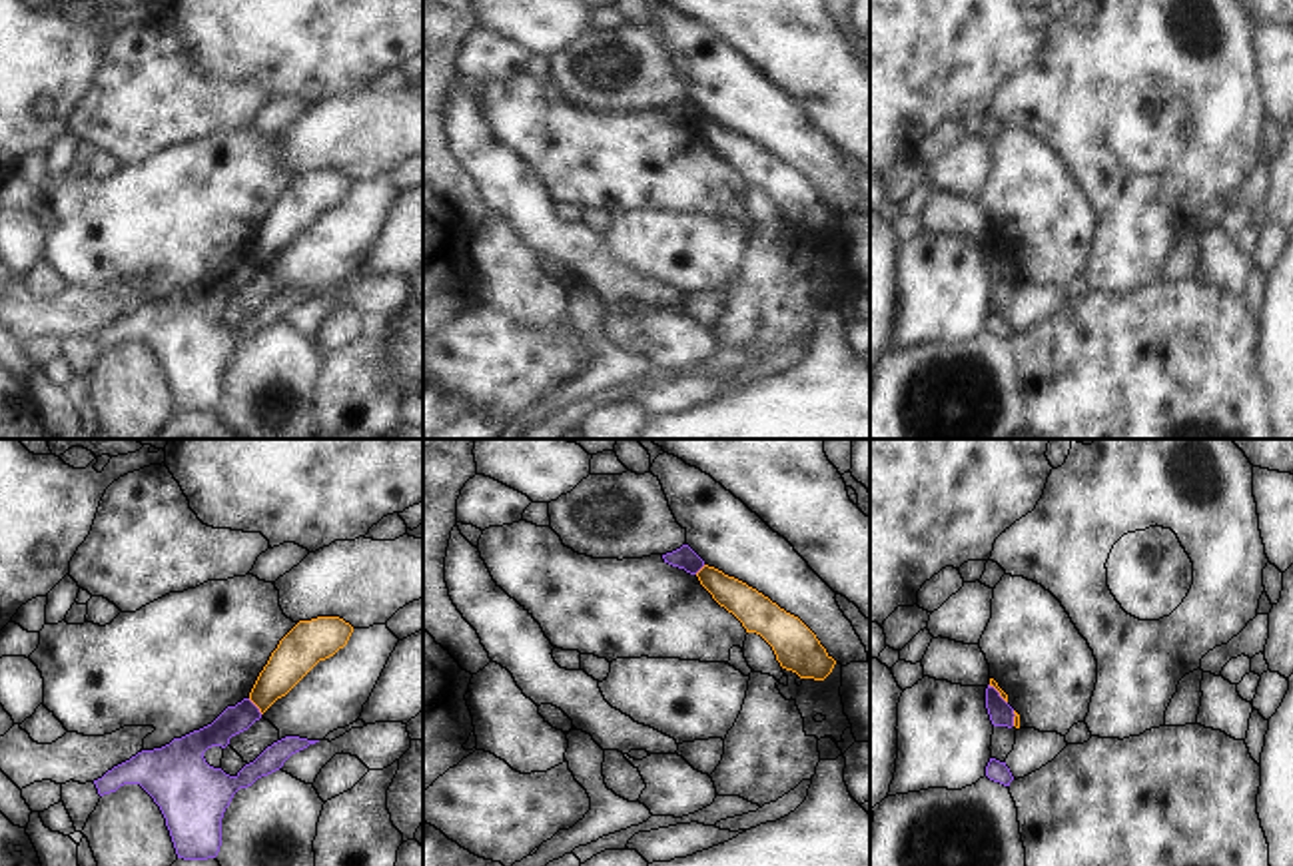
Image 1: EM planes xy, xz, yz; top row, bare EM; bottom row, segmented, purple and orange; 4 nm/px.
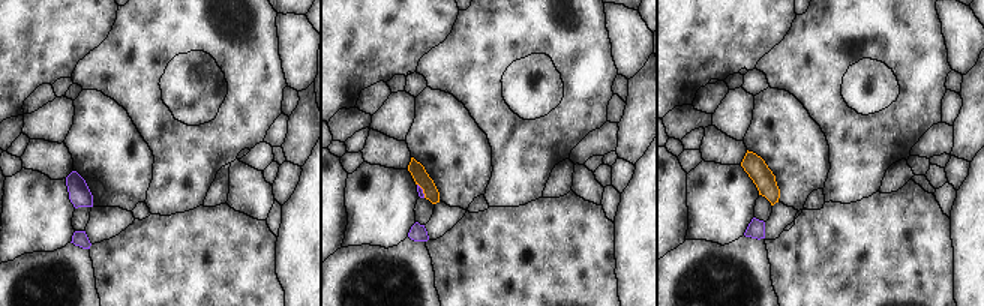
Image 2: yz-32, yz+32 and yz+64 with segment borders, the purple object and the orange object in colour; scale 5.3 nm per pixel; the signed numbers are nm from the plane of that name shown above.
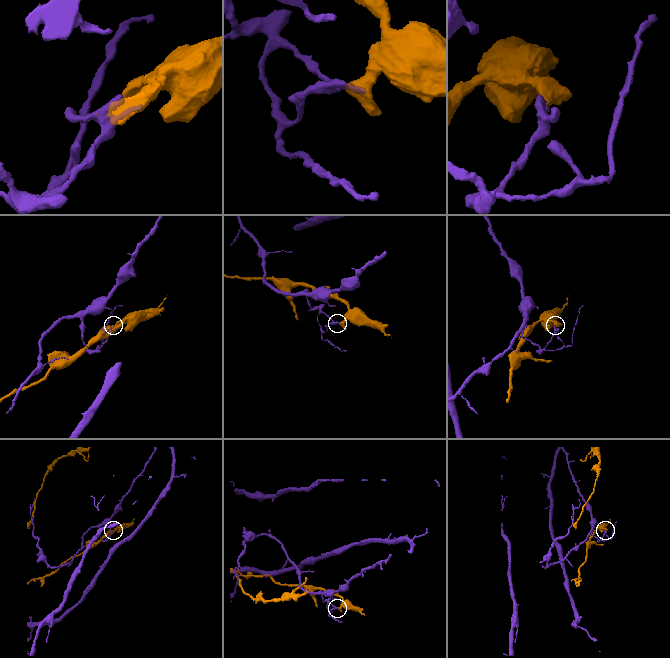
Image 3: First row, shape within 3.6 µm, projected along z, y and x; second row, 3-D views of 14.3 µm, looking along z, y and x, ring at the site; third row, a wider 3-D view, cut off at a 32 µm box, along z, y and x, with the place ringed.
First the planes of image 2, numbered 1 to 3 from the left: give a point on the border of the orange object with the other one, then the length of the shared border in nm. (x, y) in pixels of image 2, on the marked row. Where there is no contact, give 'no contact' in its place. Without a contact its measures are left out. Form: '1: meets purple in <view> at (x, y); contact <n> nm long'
1: no contact
2: meets purple in yz+32 at (422, 191); contact 90 nm long
3: no contact

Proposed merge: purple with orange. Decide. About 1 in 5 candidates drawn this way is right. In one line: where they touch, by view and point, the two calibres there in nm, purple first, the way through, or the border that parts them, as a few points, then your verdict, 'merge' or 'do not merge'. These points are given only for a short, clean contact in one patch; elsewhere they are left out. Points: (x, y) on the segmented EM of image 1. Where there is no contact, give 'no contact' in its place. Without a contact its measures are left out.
xy (256, 707) | 110/160 nm | along xy (248, 699), (262, 713) | do not merge

